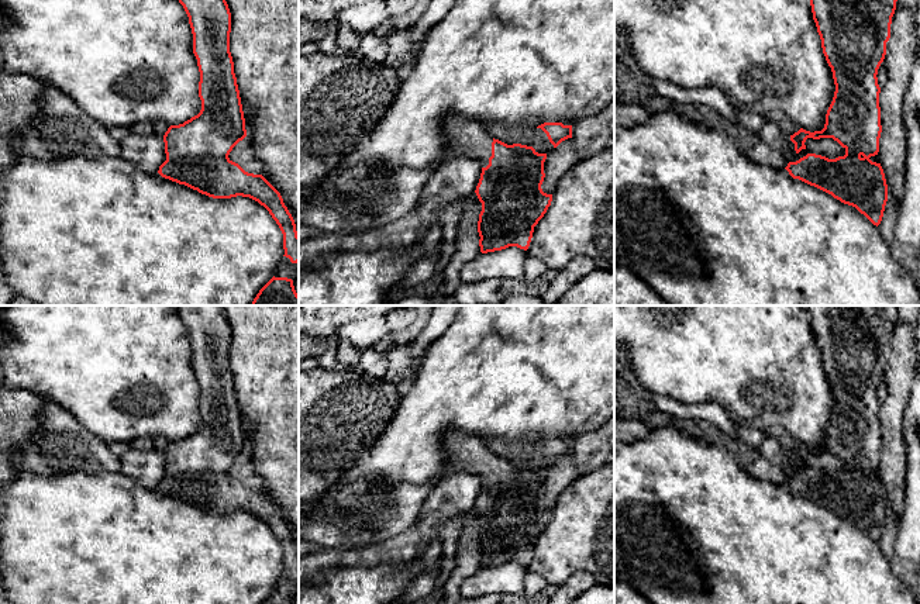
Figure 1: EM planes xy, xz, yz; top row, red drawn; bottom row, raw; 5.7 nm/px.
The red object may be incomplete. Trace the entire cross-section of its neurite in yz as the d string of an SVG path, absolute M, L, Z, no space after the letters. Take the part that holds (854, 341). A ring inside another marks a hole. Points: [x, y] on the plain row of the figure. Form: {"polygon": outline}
{"polygon": "M802 306L810 314L813 335L821 355L823 369L833 387L835 407L833 417L826 429L826 439L821 446L806 446L800 443L790 451L795 459L795 466L799 469L806 465L806 455L833 453L844 465L845 470L835 474L828 474L821 470L807 469L796 477L789 477L786 470L776 463L768 462L761 455L744 470L755 479L768 480L772 483L786 484L793 494L799 494L810 501L814 501L844 520L855 522L864 529L874 541L879 541L883 532L885 521L888 517L888 500L881 479L872 477L869 473L879 467L879 453L882 448L881 441L881 422L878 400L878 384L886 370L886 358L890 353L892 332L896 325L897 308L896 306Z"}

